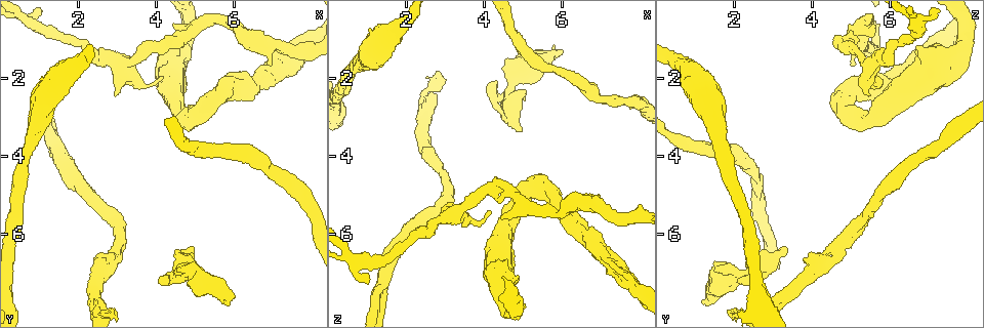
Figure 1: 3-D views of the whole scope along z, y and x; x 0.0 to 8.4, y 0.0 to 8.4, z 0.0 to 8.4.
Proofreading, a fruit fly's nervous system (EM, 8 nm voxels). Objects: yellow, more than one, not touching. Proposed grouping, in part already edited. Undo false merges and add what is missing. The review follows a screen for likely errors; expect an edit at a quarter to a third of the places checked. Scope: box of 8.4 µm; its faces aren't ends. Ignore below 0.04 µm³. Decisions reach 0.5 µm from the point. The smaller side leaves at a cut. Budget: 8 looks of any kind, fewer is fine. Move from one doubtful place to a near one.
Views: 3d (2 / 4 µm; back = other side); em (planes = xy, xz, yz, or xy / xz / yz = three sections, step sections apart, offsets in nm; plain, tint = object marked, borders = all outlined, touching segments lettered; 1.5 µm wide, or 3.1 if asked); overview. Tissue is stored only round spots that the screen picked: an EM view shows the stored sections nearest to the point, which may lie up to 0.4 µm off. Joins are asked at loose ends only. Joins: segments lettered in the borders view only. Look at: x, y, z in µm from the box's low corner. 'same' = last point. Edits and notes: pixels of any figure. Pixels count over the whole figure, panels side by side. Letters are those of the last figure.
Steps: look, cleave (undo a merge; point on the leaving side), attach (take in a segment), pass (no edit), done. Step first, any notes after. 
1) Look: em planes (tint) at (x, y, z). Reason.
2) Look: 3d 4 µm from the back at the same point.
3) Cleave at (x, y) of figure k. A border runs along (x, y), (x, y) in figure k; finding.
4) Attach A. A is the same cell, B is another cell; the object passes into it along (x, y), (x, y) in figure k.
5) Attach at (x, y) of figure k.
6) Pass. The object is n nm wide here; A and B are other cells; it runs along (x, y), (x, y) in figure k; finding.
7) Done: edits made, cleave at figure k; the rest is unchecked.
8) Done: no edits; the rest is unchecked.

Look: em yz step 4 (borders) at (5.75, 7.80, 1.15). An open end.

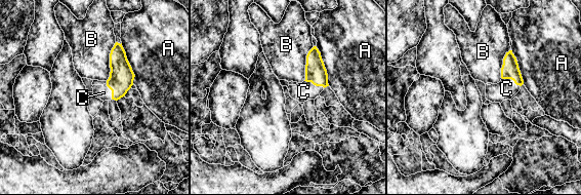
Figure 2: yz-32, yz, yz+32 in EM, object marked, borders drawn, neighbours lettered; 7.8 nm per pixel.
Attach C. C is the same cell, A and B are other cells; the object passes into it along (316, 72), (315, 84), (303, 91) in figure 2; the cell continues.

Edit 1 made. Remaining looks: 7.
Look: overview.

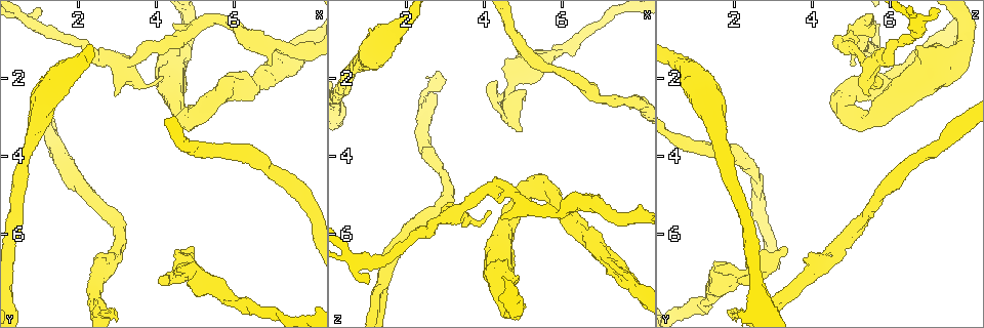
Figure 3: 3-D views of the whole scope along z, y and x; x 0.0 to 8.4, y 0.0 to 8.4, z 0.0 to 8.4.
Look: em yz step 4 (borders) at (2.95, 2.50, 5.50). Free end.

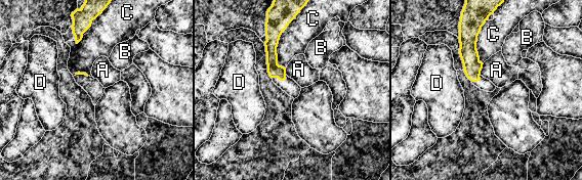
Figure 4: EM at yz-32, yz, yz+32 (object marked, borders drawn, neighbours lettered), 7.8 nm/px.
Pass. A, B, C and D are other cells; a border runs along (293, 19), (277, 47), (285, 69) in figure 4; no lettered segment goes on from it.

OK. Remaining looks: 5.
Look: em xy step 4 (tint) at (4.45, 0.65, 5.55). Free end.

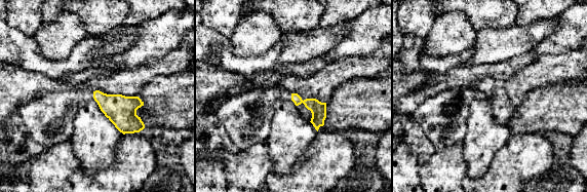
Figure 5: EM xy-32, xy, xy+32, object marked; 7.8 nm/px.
Look: em planes (borders) at the same point.

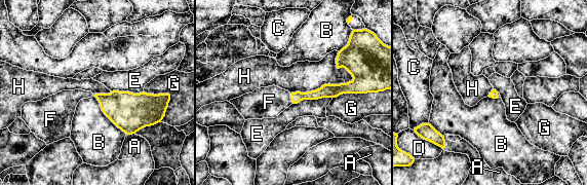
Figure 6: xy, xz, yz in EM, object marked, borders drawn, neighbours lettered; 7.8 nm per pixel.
Attach F. F is the same cell, A, B, C, D, E, G and H are other cells; the object passes into it along (297, 97), (290, 98), (269, 102) in figure 6; it goes on there.

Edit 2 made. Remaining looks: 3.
Done: edits made, attach at figure 2, attach at figure 6; the rest is unchecked.

